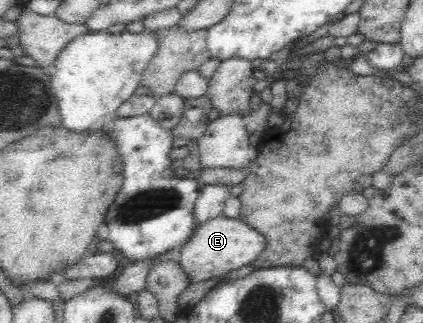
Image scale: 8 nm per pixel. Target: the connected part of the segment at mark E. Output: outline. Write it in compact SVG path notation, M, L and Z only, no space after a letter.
M224 215L203 223L180 249L176 262L188 278L188 285L218 278L229 271L249 265L266 248L266 239L238 218Z

